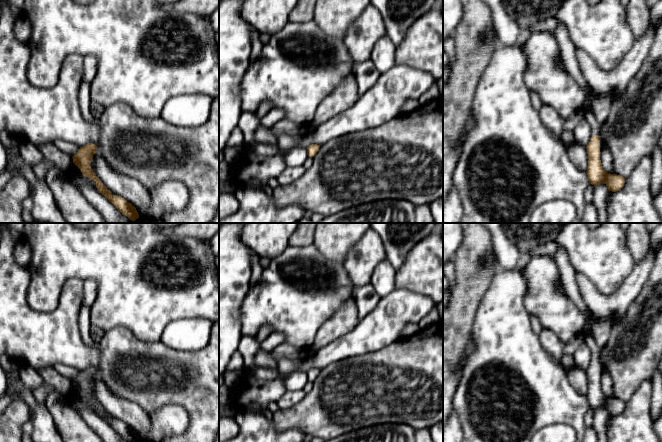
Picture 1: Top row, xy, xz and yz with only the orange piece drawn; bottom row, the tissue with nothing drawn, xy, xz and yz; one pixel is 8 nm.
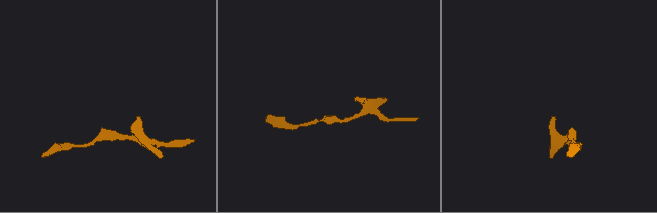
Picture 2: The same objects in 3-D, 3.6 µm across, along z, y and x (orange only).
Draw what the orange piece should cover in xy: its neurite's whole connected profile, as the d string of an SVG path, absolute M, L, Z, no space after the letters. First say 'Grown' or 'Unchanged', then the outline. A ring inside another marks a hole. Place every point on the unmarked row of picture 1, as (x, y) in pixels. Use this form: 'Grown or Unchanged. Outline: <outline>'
Unchanged. Outline: M88 367L80 371L79 375L72 381L73 387L81 394L84 400L95 406L98 416L104 419L123 439L128 442L139 442L136 432L121 420L113 419L93 396L90 386L96 376L97 370L93 367Z

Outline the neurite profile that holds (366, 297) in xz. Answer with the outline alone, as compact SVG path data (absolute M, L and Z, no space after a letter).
M371 283L362 287L357 287L355 291L355 301L358 319L362 320L373 311L380 299L381 297L375 291Z

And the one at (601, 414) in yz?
M603 407L598 408L594 412L593 427L597 433L598 442L608 442L606 428L608 416L608 411Z

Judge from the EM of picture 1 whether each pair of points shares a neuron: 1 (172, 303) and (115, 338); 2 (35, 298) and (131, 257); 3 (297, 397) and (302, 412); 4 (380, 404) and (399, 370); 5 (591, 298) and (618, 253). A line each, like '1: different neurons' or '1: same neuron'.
1: different neurons
2: same neuron
3: different neurons
4: same neuron
5: different neurons

